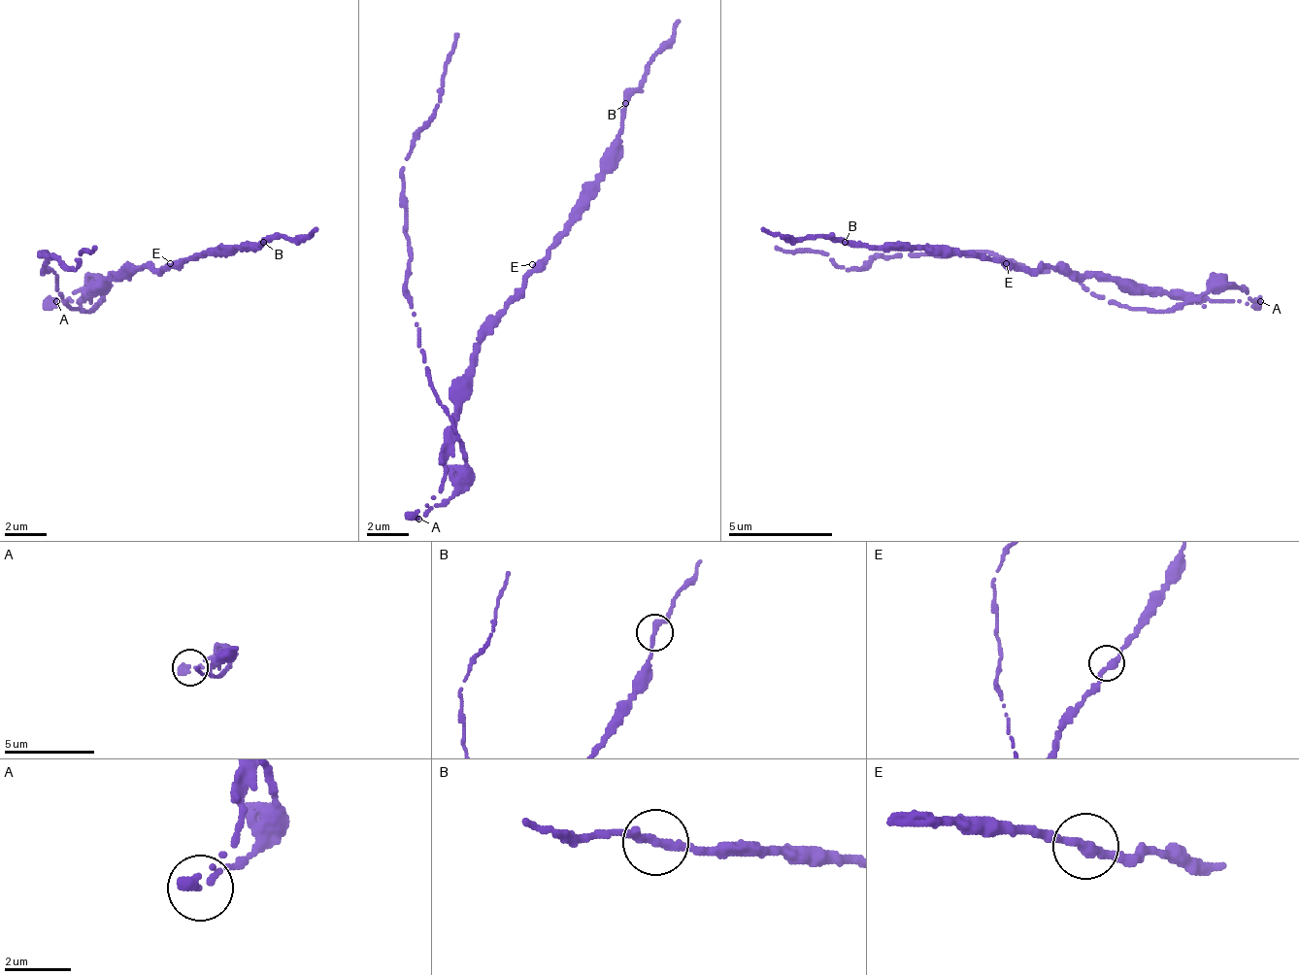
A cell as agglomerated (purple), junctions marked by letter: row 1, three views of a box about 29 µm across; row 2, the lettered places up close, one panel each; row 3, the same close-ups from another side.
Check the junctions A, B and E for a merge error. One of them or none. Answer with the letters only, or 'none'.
A

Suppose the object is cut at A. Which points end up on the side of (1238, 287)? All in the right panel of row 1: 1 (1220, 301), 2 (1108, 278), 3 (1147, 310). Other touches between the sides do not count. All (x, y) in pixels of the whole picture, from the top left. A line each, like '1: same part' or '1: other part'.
1: other part
2: other part
3: same part

